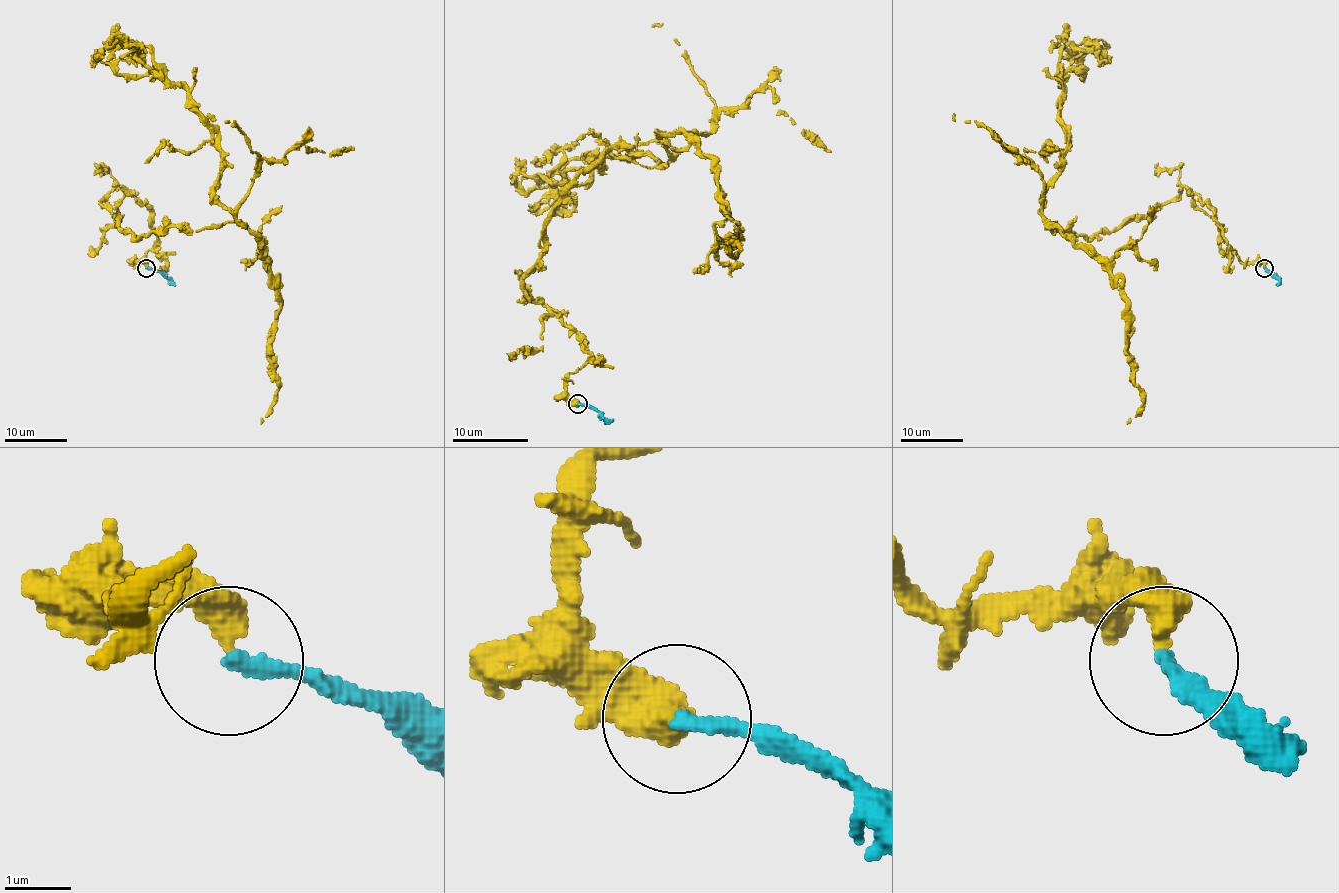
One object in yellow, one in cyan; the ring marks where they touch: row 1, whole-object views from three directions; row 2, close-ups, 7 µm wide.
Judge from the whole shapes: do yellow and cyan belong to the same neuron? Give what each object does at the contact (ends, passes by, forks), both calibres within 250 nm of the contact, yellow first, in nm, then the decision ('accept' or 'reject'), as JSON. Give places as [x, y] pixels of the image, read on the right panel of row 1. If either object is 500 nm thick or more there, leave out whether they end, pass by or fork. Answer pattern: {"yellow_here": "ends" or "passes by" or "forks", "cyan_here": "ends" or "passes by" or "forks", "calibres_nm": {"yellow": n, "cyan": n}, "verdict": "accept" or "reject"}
{"yellow_here": "ends", "cyan_here": "ends", "calibres_nm": {"yellow": 480, "cyan": 240}, "verdict": "accept"}

